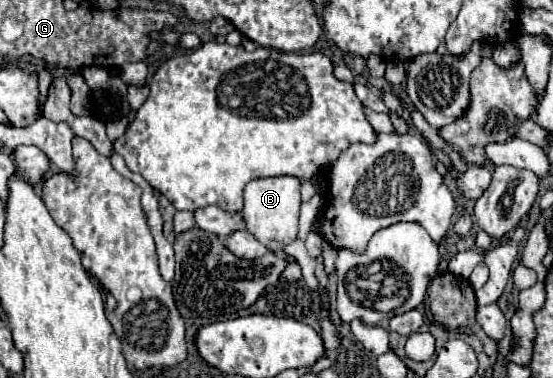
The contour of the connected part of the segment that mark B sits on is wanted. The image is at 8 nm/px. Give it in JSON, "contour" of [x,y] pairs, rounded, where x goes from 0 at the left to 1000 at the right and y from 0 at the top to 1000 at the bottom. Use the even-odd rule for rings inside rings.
{"contour":[[[476,468],[458,474],[443,495],[443,548],[439,548],[439,585],[447,611],[461,622],[486,664],[501,669],[537,627],[541,595],[541,474],[537,468]]]}

